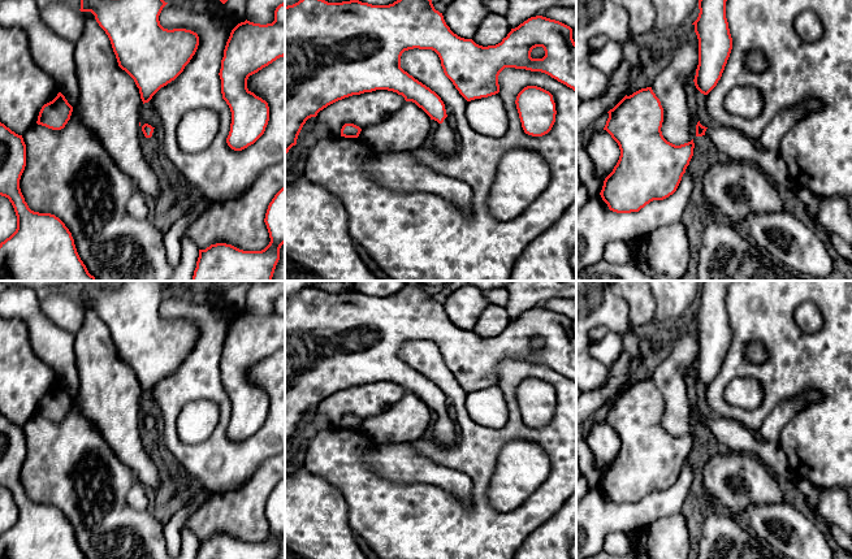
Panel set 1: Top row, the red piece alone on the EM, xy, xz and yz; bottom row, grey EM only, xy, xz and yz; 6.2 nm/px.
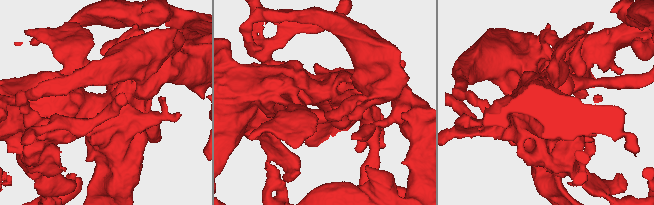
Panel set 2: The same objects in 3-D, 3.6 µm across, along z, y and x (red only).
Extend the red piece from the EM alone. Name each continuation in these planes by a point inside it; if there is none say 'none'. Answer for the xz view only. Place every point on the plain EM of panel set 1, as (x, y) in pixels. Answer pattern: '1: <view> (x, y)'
1: xz (445, 430)

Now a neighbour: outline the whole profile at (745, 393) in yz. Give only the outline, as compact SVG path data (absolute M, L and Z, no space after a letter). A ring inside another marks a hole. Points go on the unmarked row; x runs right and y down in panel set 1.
M738 377L725 387L723 396L730 406L753 411L761 406L764 390L758 380Z

